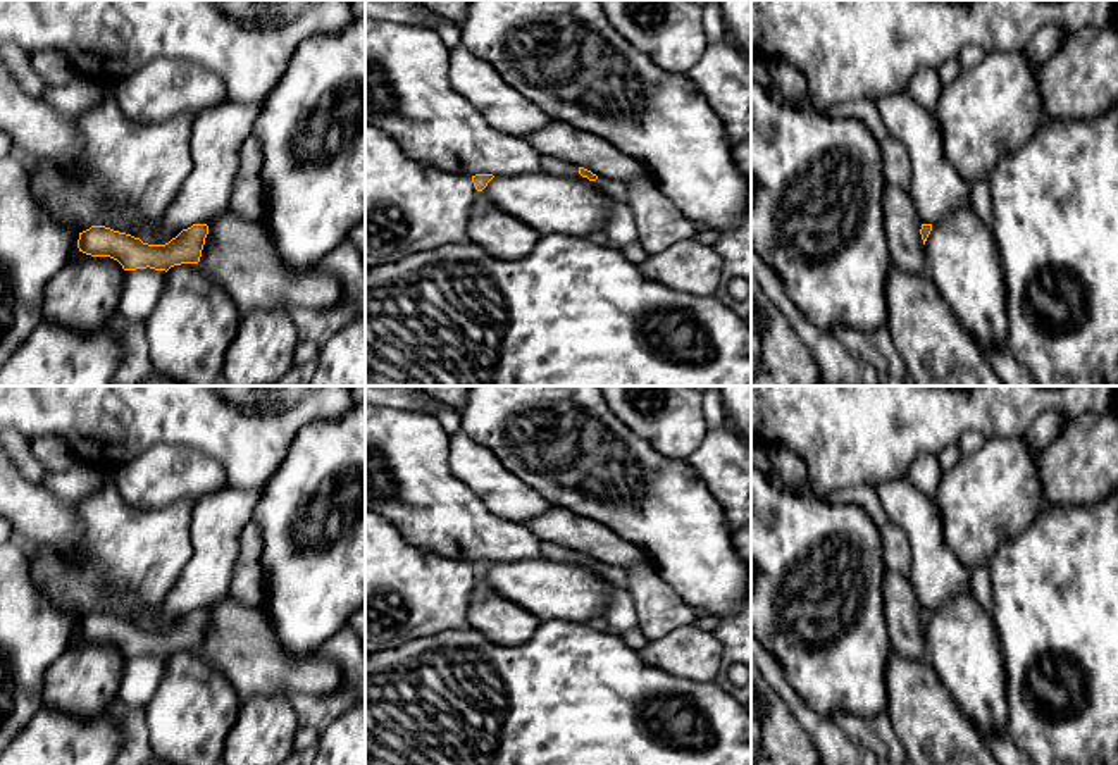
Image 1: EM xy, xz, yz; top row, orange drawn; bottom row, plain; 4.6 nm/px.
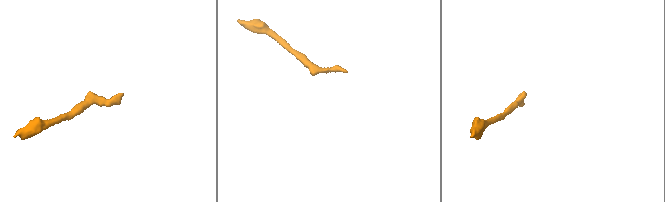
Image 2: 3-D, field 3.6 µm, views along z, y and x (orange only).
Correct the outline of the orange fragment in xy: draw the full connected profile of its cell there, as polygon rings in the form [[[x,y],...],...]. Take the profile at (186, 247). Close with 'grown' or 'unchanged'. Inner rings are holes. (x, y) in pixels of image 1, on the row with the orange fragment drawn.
[[[193,224],[165,245],[148,245],[140,238],[110,227],[91,226],[79,233],[78,248],[91,257],[110,257],[124,271],[150,267],[167,272],[174,265],[198,264],[207,234],[207,224]]]; unchanged

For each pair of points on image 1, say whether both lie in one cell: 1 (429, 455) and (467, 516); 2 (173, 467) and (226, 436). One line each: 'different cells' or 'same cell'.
1: same cell
2: different cells

